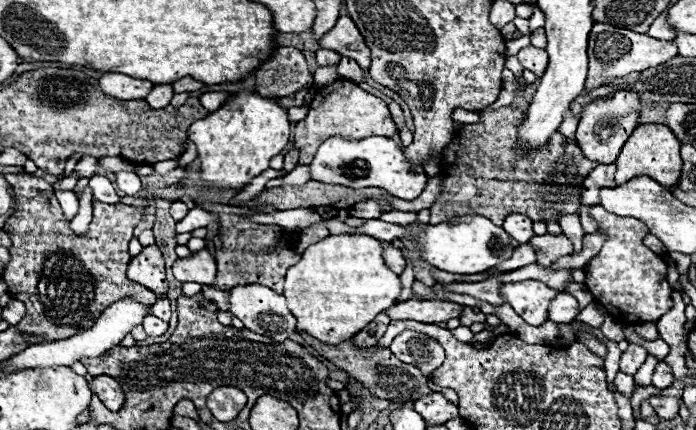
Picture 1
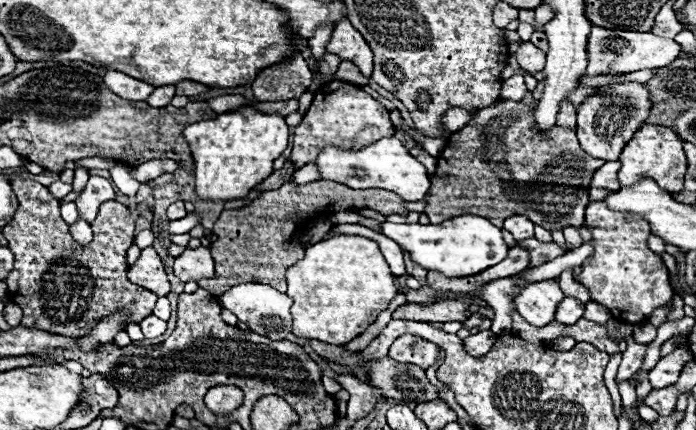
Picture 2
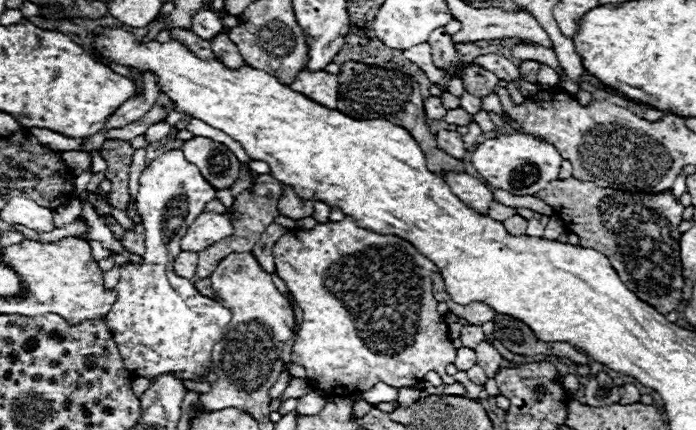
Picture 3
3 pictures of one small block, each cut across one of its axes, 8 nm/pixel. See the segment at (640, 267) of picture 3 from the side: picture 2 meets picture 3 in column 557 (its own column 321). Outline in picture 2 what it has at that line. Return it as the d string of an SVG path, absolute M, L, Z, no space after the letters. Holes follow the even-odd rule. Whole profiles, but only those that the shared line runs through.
M316 180L310 184L294 184L286 182L276 190L262 192L250 206L222 210L220 218L214 224L216 242L212 242L210 250L216 262L216 274L210 280L200 280L198 286L208 290L212 296L222 296L228 288L244 282L258 282L268 284L280 292L286 292L286 270L288 266L296 264L304 256L302 248L302 234L306 232L308 224L330 212L344 212L344 210L358 210L358 208L374 208L376 212L390 216L390 214L408 214L402 206L402 200L394 192L380 192L380 188L368 188L364 192L354 192L348 186L336 182ZM290 214L304 216L306 222L284 222Z

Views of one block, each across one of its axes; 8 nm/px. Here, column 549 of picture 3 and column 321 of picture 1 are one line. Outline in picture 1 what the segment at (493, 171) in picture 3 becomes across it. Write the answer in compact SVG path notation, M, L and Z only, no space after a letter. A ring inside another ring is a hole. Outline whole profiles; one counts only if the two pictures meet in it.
M332 136L320 144L308 168L310 168L310 178L316 182L338 184L338 186L346 186L354 190L376 186L404 200L418 198L428 180L424 172L410 174L402 148L396 146L394 140L384 138L384 136L368 136L362 140L348 140L344 136Z

